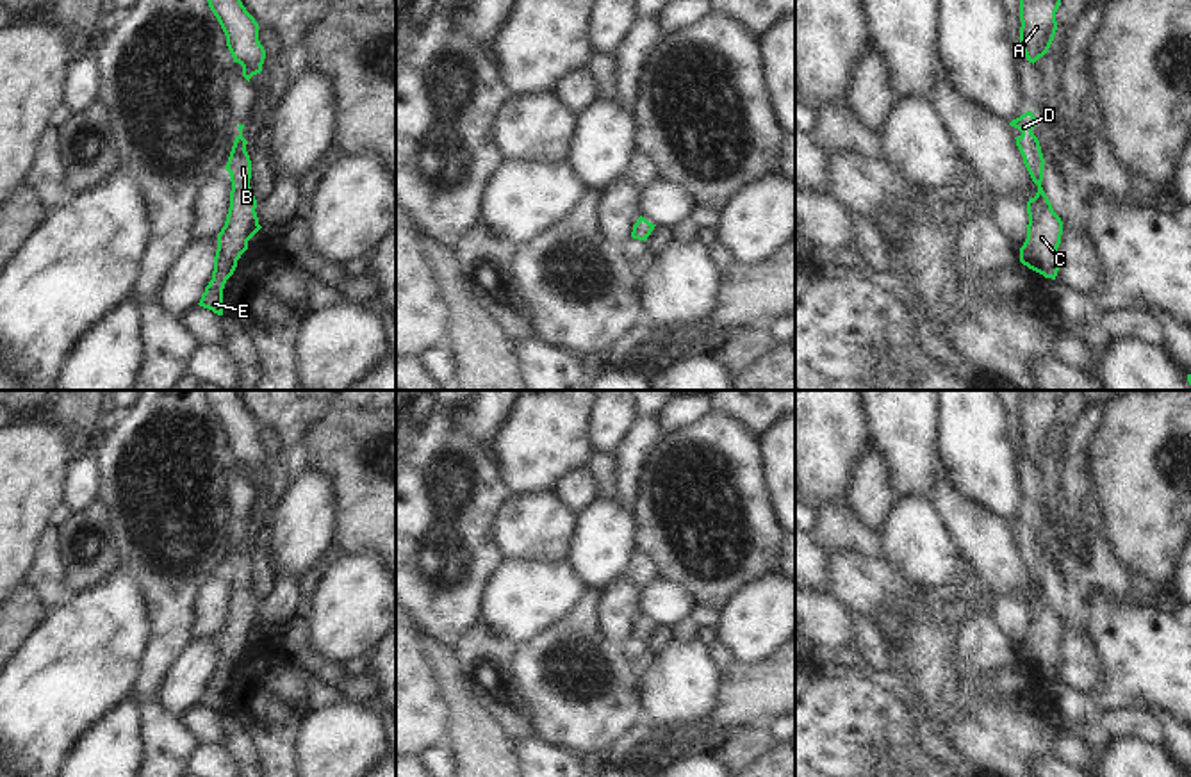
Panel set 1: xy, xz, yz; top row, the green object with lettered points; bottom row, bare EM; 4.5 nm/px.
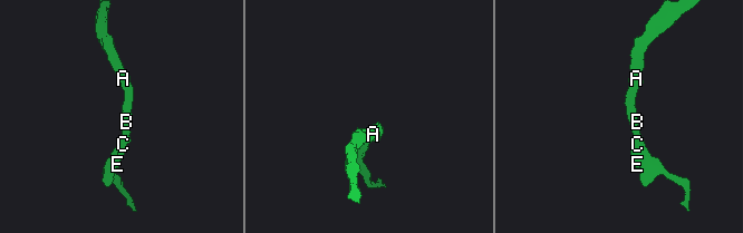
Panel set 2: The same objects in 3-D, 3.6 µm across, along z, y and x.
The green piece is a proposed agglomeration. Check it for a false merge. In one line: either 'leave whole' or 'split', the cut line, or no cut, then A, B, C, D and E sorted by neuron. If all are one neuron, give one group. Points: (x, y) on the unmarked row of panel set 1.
leave whole | no cut | A B C D E

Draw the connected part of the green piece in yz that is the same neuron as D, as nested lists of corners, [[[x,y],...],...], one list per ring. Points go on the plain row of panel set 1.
[[[1027,510],[1009,524],[1022,531],[1020,536],[1014,536],[1016,545],[1032,581],[1038,585],[1036,595],[1027,601],[1029,624],[1027,638],[1020,647],[1020,661],[1045,677],[1055,679],[1059,670],[1057,647],[1061,643],[1063,620],[1054,611],[1041,586],[1045,558],[1039,540],[1032,533],[1038,520],[1034,513]]]

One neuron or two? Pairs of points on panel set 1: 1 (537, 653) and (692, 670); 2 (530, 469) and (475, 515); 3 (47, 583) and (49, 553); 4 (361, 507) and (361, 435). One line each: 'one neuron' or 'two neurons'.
1: one neuron
2: two neurons
3: one neuron
4: one neuron

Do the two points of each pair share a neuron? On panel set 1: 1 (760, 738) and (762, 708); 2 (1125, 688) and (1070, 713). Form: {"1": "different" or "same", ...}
{"1": "different", "2": "different"}

